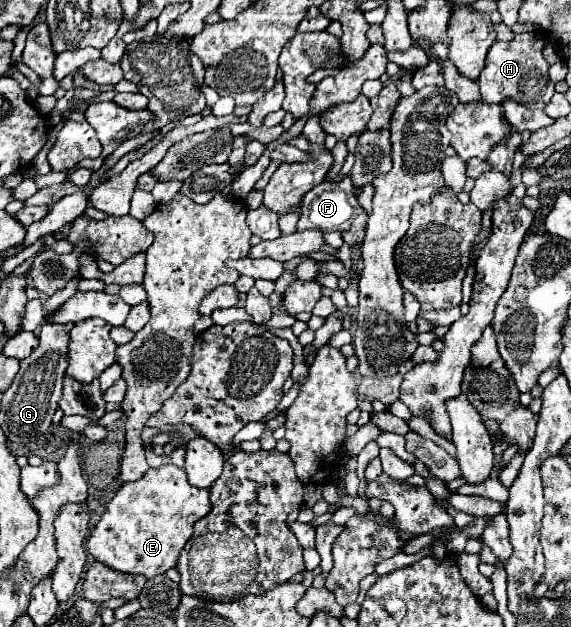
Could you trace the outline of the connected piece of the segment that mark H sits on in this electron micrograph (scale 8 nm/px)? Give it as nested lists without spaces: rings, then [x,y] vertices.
[[[526,32],[516,34],[512,42],[494,42],[486,66],[478,78],[480,94],[488,104],[502,104],[504,100],[514,100],[524,106],[546,108],[550,98],[554,96],[554,82],[548,78],[550,64],[542,56],[544,50],[544,34],[542,32]]]

